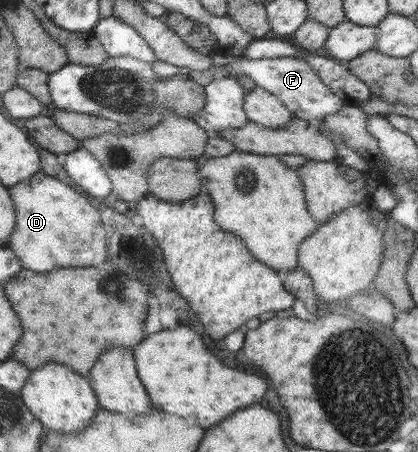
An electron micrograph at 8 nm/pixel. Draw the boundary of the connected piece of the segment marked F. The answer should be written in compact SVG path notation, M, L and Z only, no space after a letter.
M236 57L234 62L222 67L228 69L232 74L244 73L253 80L256 87L263 88L266 92L278 97L280 102L292 112L292 116L316 123L324 116L334 114L344 101L338 98L330 89L320 81L312 67L302 60L294 57L272 58L272 59L246 59Z

